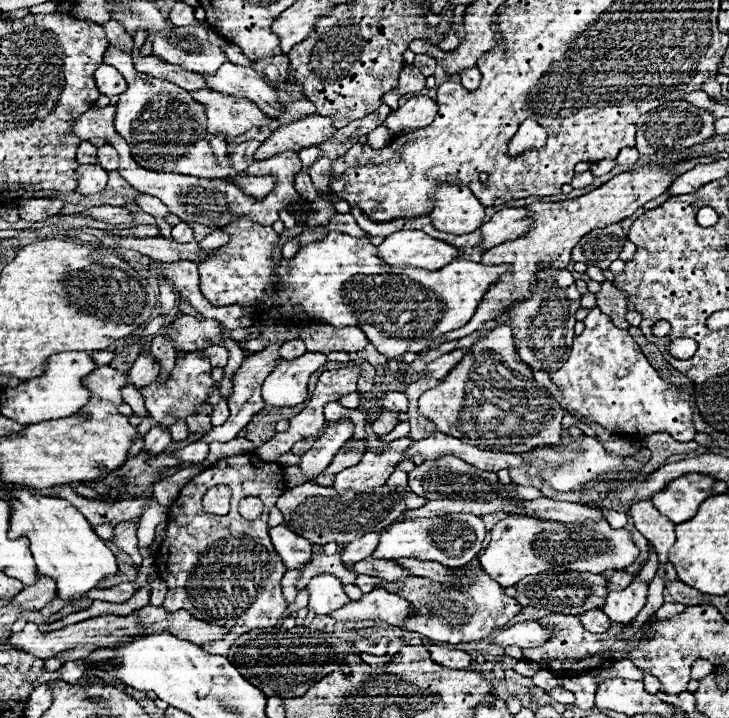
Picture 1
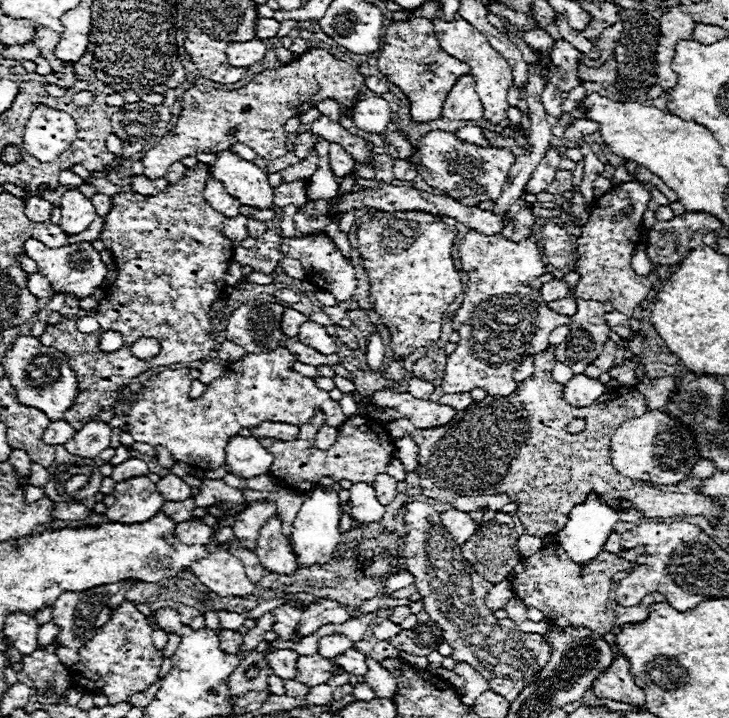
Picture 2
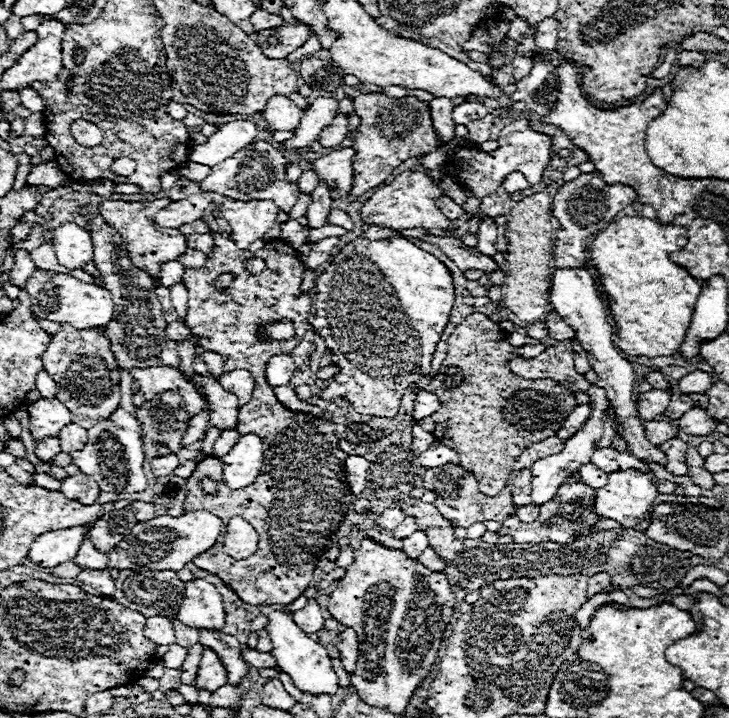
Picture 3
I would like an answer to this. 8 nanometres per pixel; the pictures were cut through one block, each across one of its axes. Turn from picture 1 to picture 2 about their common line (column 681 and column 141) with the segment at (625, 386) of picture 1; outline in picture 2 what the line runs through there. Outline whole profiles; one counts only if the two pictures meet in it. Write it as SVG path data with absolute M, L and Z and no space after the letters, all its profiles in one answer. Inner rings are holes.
M286 348L268 354L246 354L242 360L230 364L220 378L208 384L198 400L189 397L192 384L189 369L160 372L144 384L132 402L130 412L126 414L128 432L136 442L168 448L178 462L186 462L200 470L214 470L224 466L224 448L240 428L252 428L260 422L302 426L310 422L310 414L316 410L324 412L328 426L342 426L346 416L340 410L340 404L332 400L328 392L320 390L312 378L294 372L290 362L296 362L296 358ZM179 397L184 400L182 404L178 404Z

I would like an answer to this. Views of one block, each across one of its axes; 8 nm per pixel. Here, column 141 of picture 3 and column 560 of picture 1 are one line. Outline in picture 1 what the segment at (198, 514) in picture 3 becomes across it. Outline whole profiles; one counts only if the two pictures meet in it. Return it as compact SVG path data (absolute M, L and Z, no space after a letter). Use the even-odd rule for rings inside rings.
M508 516L492 528L492 540L486 550L480 552L480 564L488 576L500 586L516 586L520 580L546 570L588 570L602 574L604 570L624 570L636 562L638 548L632 542L630 532L614 530L606 520L586 524L564 522L540 522L534 518Z

